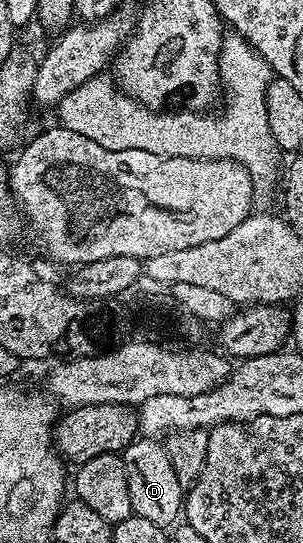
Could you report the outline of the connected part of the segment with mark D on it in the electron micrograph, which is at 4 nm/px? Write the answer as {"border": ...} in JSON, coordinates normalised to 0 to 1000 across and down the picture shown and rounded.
{"border":[[[465,801],[396,840],[419,867],[419,904],[432,904],[442,947],[472,956],[498,956],[498,963],[535,971],[581,969],[604,945],[604,902],[578,877],[578,860],[564,860],[564,838],[551,838],[541,818],[528,810]]]}

